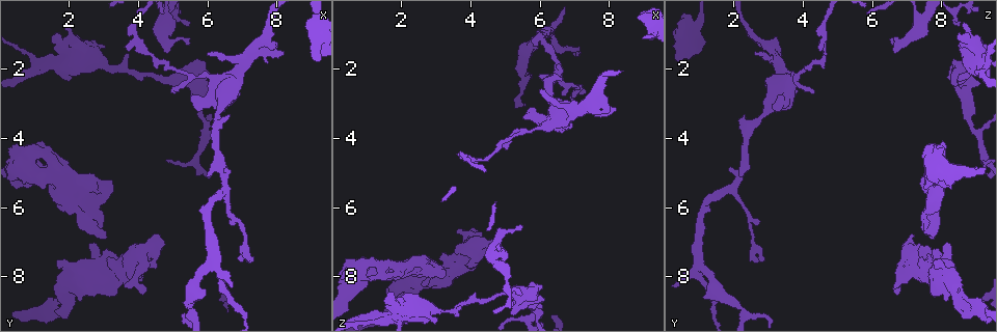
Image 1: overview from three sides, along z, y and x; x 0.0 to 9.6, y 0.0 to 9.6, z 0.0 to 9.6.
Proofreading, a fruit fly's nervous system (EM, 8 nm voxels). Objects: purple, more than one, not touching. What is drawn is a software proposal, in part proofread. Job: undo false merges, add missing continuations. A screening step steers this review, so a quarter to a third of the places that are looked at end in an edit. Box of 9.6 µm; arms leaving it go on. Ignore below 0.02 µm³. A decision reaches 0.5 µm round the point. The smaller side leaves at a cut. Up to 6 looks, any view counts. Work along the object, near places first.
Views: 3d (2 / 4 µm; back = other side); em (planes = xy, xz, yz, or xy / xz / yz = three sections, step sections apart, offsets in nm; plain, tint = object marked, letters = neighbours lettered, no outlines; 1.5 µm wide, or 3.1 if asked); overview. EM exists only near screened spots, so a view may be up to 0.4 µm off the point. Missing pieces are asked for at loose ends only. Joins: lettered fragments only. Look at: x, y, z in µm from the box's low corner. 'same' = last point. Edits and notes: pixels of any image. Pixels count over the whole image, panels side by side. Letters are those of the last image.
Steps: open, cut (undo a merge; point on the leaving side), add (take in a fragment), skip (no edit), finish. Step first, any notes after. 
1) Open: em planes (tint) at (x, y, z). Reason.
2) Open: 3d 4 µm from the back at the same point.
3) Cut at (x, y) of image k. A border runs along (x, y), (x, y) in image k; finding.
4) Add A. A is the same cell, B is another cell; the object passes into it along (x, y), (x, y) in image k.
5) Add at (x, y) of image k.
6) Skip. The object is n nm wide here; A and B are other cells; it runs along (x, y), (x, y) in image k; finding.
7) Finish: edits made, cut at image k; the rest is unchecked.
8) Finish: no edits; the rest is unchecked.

Open: 3d 4 µm at (3.60, 1.60, 8.90). Thin end.

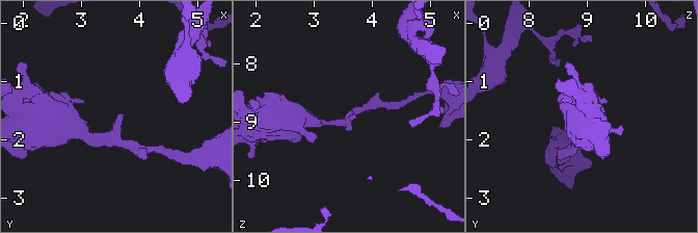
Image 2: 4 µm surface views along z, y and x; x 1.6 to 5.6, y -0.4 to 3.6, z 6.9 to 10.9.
Open: em planes (letters) at (3.60, 1.60, 8.90).

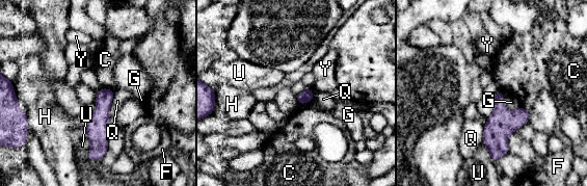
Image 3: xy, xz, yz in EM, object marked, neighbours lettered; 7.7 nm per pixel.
Skip. C, F, G, H, Q, U and Y are other cells; a border runs along (313, 99), (299, 105) in image 3; no lettered fragment goes on from it.

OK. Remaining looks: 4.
Open: em yz step 8 (letters) at (6.00, 1.80, 8.65). Branch stops here.

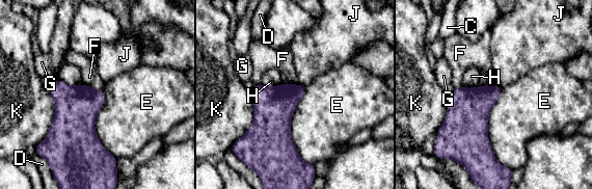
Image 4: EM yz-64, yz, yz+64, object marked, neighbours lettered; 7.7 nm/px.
Open: em planes (letters) at the same point. Cut it another way.

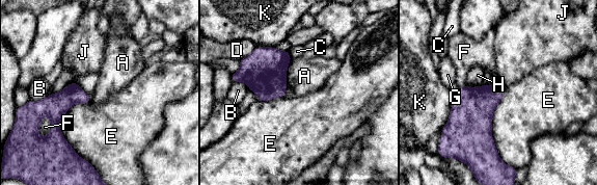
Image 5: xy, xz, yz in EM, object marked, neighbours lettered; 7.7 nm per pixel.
Skip. A, B, C, D, E, F, G, H, J and K are other cells; a border runs along (292, 58), (287, 69), (287, 83) in image 5; no lettered fragment goes on from it.

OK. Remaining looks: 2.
Open: 3d 2 µm at (5.55, 8.90, 2.25). Narrows sharply.

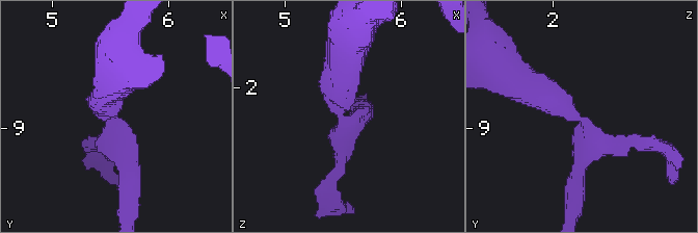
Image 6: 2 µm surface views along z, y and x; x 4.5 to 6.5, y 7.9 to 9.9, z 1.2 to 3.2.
Open: em planes (letters) at (5.48, 8.94, 2.30). Need the tissue.

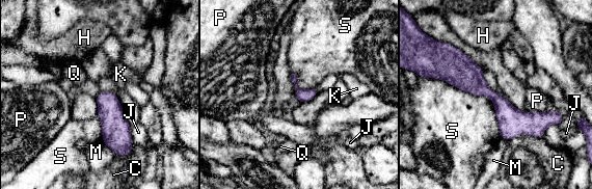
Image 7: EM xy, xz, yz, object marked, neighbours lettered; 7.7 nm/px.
Skip. The longest contact is with S, 550 nm; C, H, J, K, M, P, Q and S are other cells; it runs along (440, 75), (466, 75), (516, 119), (557, 118) in image 7; continuous, no second neuron.

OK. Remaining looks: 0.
Finish: no edits; the rest is unchecked.

